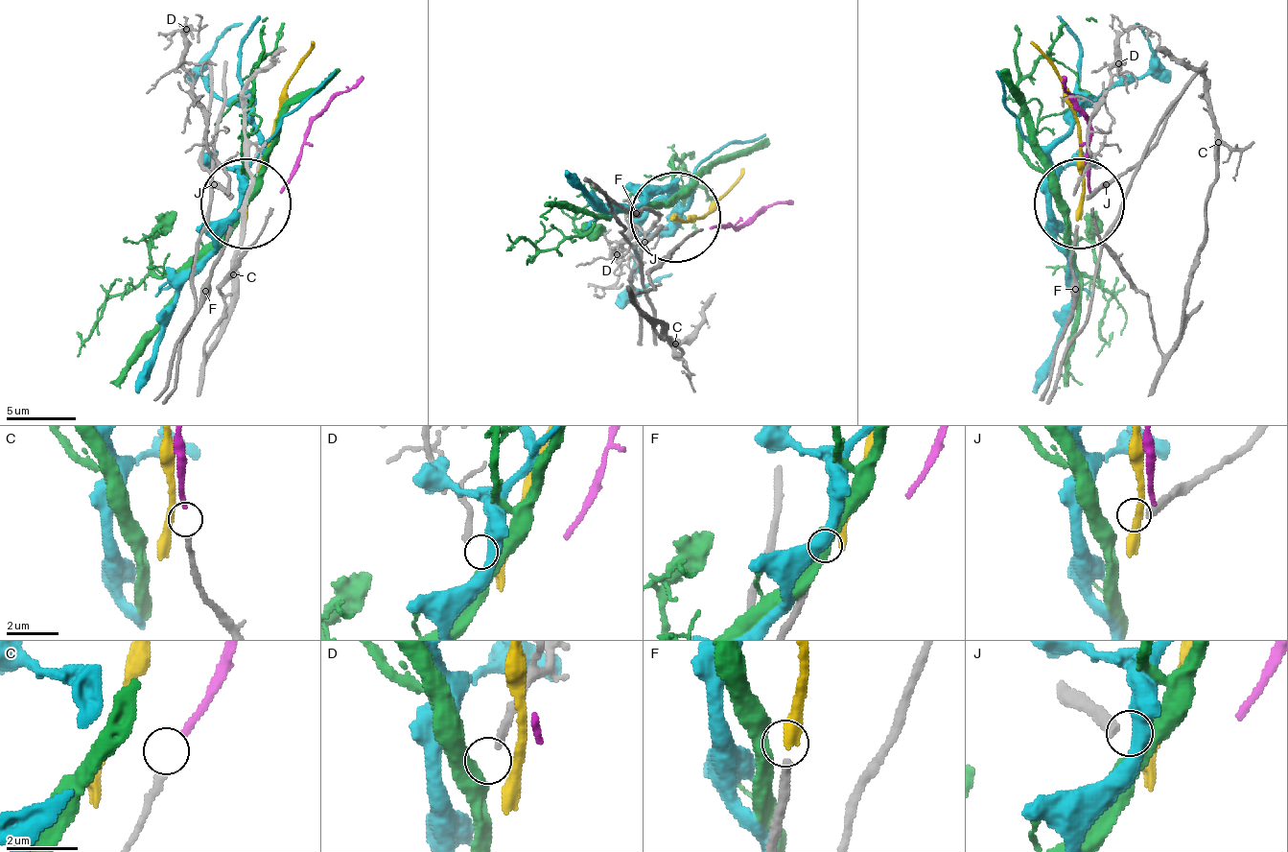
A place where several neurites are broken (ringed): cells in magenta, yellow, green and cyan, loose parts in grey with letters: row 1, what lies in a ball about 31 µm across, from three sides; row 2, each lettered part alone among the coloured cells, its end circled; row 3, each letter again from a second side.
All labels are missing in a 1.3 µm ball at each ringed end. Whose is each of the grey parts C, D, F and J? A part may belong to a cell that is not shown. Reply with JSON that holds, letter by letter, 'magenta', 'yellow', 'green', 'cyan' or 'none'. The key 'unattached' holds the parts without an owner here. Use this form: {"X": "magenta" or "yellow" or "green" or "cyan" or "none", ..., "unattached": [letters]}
{"C": "magenta", "D": "green", "F": "yellow", "J": "none", "unattached": ["J"]}

